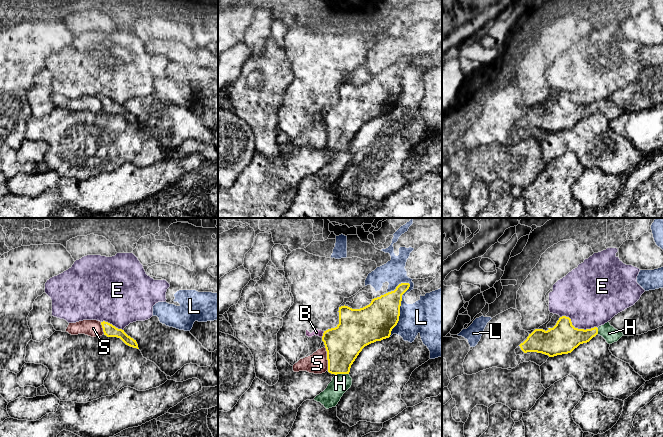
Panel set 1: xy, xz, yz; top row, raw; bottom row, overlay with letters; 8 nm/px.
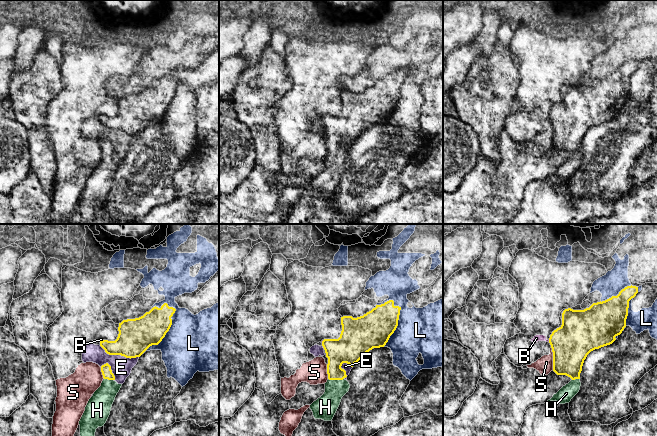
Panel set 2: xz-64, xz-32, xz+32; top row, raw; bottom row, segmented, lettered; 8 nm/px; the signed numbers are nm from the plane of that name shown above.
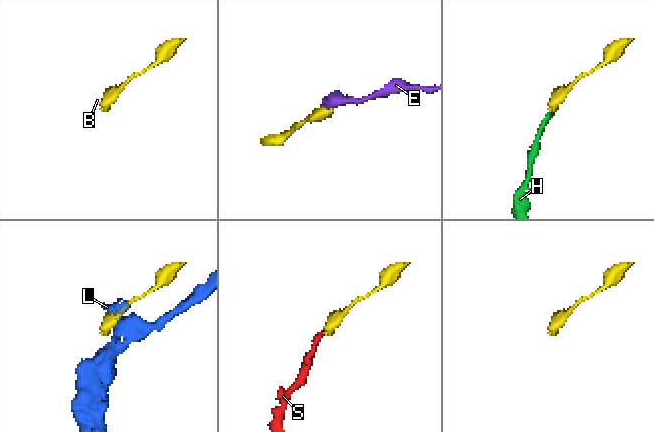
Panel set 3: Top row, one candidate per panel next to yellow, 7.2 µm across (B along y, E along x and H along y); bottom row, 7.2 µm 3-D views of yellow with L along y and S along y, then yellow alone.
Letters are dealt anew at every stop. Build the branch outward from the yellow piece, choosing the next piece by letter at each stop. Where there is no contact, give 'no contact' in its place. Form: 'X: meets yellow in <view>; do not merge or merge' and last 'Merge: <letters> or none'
B: meets yellow in xz; do not merge
E: meets yellow in yz; do not merge
H: meets yellow in xz; merge
L: meets yellow in xz; do not merge
S: meets yellow in xz; do not merge
Merge: H

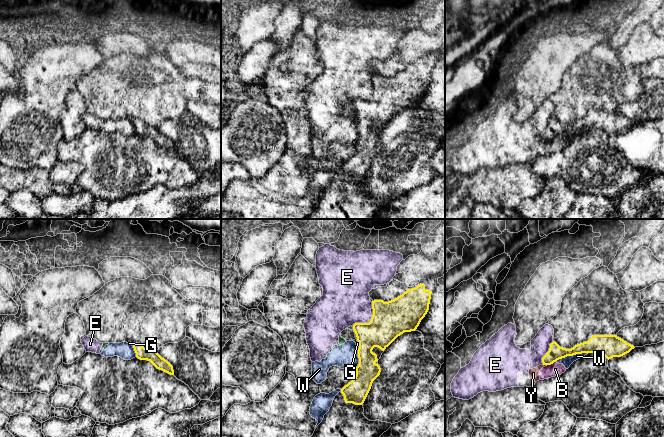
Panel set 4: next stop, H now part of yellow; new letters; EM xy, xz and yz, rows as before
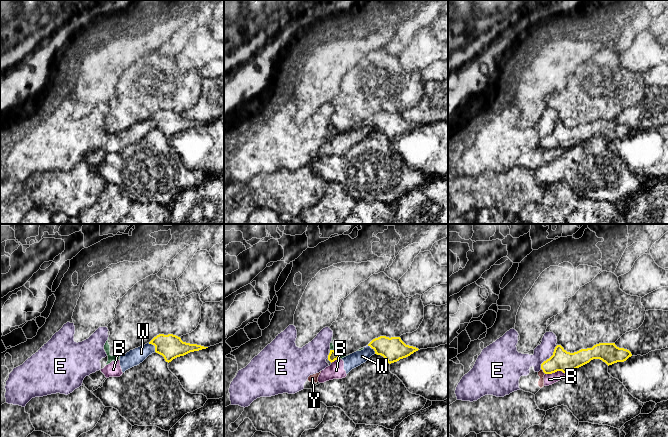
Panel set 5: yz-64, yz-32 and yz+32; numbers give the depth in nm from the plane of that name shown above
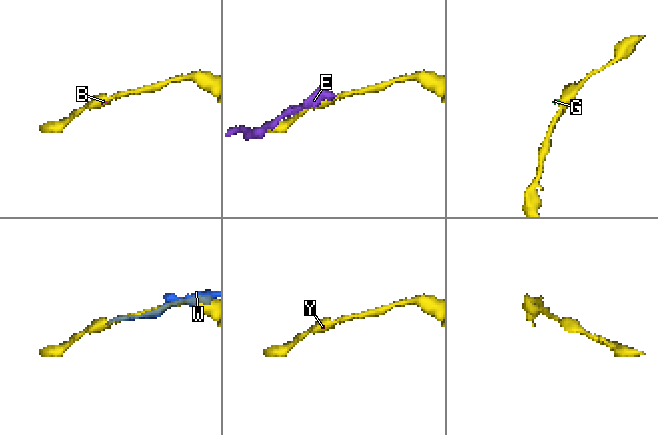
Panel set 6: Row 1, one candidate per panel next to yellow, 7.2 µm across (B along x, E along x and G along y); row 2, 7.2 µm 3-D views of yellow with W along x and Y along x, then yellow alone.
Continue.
B: meets yellow in yz; do not merge
E: meets yellow in yz; do not merge
G: meets yellow in xz; do not merge
W: meets yellow in yz; do not merge
Y: meets yellow in yz; do not merge
Merge: none

